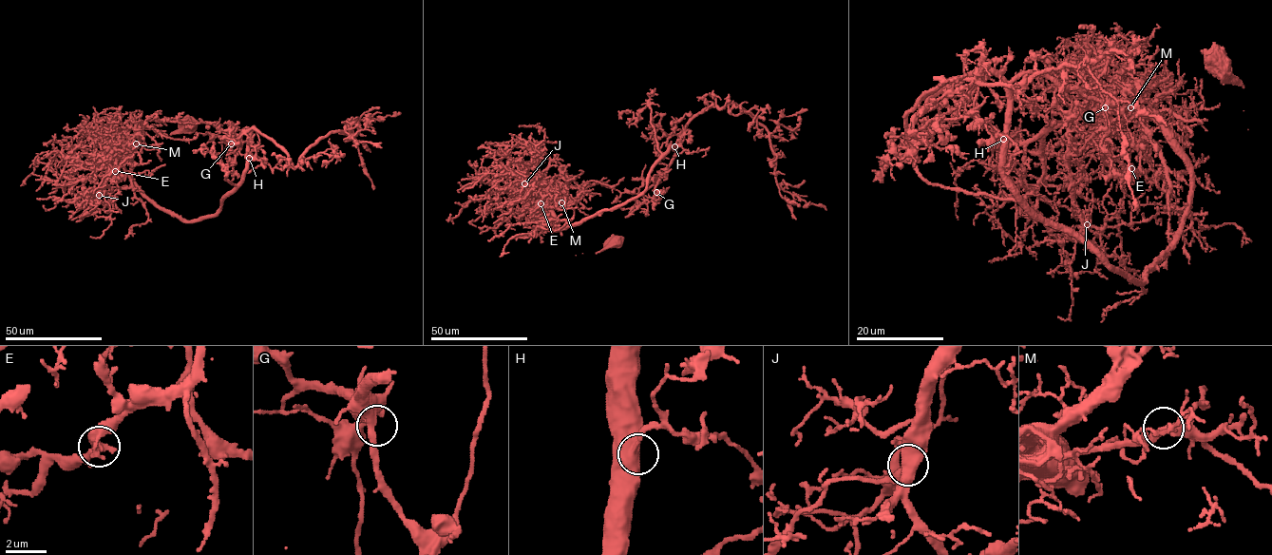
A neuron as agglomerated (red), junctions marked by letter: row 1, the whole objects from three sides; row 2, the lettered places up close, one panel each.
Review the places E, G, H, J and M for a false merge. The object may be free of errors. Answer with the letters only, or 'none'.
none

